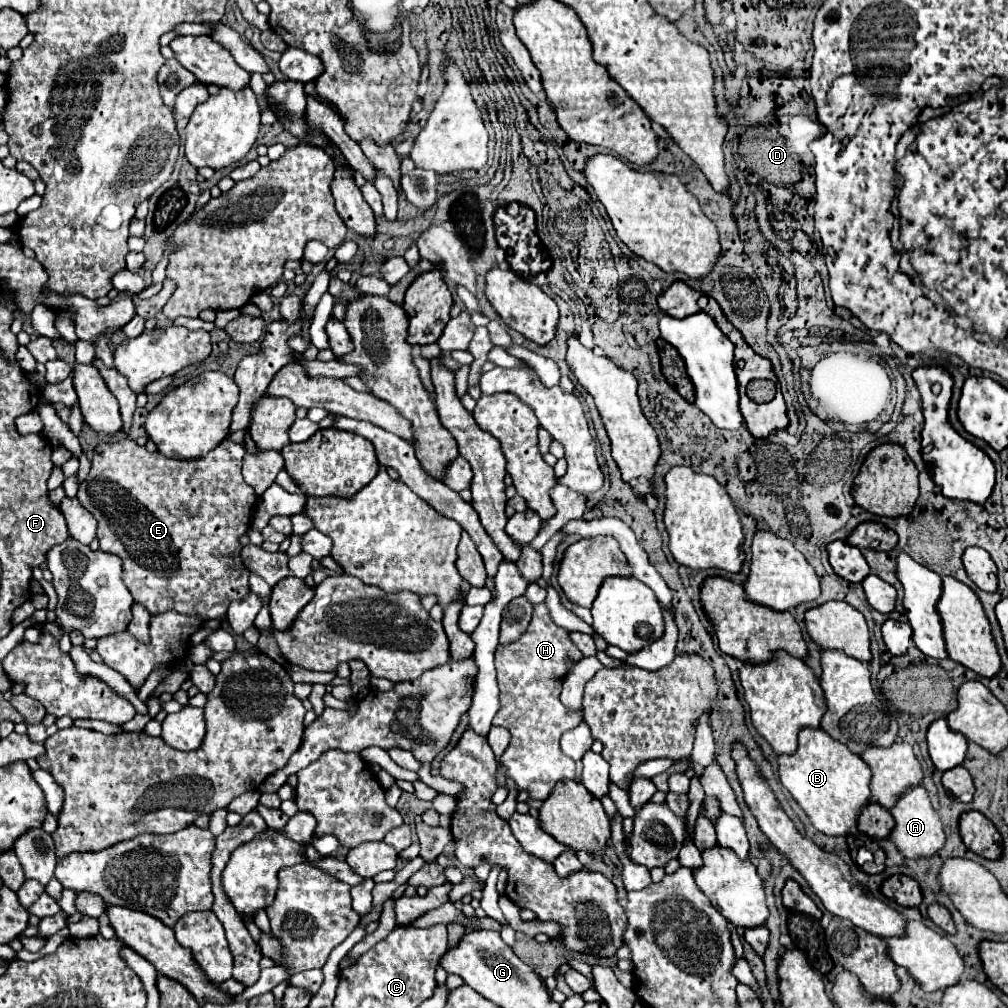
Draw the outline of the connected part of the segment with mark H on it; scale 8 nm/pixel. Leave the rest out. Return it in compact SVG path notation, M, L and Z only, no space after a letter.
M539 603L533 607L533 619L527 631L517 641L509 645L499 645L495 651L495 667L497 667L497 683L499 683L499 711L493 719L493 725L505 727L511 733L511 741L507 749L503 751L503 755L499 757L499 765L505 767L507 777L515 781L517 791L527 791L533 799L539 799L539 801L545 801L549 797L557 781L575 779L575 761L559 749L559 739L565 731L577 727L583 721L583 715L581 711L567 711L567 707L563 707L563 703L559 701L559 691L567 675L565 663L567 661L577 663L579 659L583 659L583 653L575 645L571 645L569 631L553 623L545 603Z

